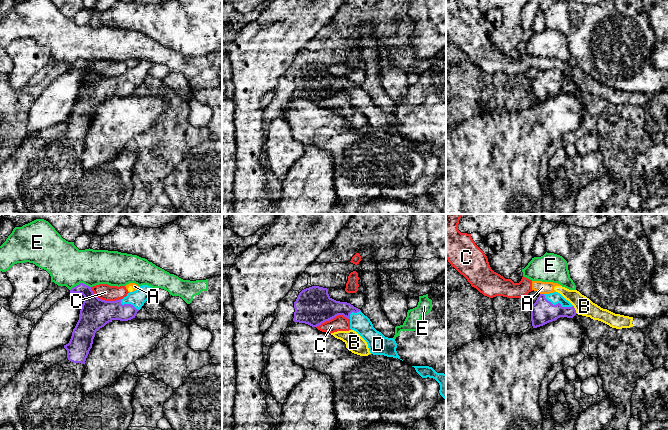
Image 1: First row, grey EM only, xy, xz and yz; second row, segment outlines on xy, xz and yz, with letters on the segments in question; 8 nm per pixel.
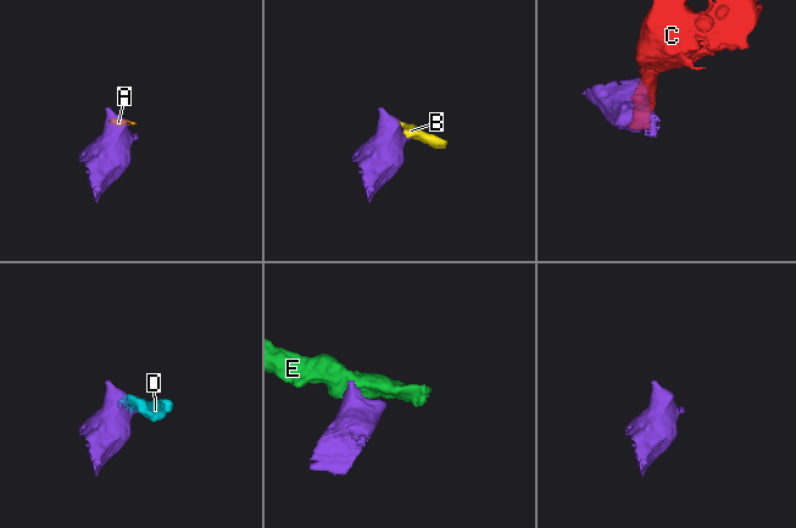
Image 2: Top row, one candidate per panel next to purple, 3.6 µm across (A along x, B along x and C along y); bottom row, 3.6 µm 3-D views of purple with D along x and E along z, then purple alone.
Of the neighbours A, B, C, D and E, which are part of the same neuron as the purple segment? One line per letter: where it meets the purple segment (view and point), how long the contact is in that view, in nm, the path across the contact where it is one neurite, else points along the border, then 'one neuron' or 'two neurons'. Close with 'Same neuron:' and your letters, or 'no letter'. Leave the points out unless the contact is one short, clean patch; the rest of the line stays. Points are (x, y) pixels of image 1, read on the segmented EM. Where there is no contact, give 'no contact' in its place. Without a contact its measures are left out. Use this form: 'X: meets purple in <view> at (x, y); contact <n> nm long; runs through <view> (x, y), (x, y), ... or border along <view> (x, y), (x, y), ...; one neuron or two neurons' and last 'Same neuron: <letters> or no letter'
A: meets purple in yz at (542, 294); contact 30 nm long; border along yz (540, 293), (543, 294); two neurons
B: meets purple in yz at (574, 309); contact 80 nm long; border along yz (573, 305), (577, 313); two neurons
C: meets purple in xy at (104, 300); contact 280 nm long; border along xy (90, 287), (99, 298), (105, 300), (121, 299); two neurons
D: meets purple in yz at (557, 304); contact 260 nm long; runs through yz (543, 311), (557, 304), (555, 297); one neuron
E: meets purple in xy at (80, 283); contact 170 nm long; border along xy (90, 286), (79, 283), (70, 290); two neurons
Same neuron: D

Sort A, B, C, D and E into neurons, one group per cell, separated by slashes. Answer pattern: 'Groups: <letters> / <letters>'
Groups: A B C / D / E

